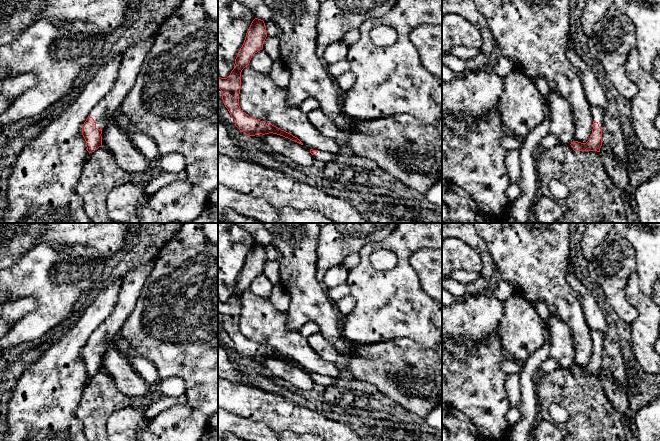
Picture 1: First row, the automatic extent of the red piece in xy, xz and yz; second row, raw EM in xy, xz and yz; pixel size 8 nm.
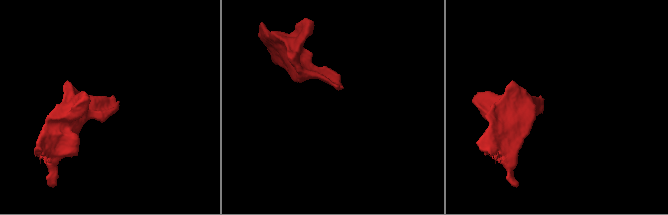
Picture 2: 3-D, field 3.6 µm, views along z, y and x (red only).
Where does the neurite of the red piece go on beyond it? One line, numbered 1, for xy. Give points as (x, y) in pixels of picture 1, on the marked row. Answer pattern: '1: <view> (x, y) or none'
1: xy (132, 60)

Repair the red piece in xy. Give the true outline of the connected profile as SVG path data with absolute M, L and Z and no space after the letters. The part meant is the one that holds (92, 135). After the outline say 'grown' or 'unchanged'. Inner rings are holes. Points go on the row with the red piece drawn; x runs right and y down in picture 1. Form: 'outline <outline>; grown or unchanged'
outline M157 32L144 41L140 41L122 55L117 80L112 89L89 113L82 125L82 135L86 141L87 151L90 153L102 146L102 128L107 117L117 117L119 107L127 93L135 83L141 71L145 55L154 43Z; grown

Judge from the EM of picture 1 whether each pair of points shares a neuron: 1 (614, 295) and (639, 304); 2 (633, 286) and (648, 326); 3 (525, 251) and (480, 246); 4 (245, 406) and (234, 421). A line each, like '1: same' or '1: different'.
1: different
2: same
3: different
4: different

